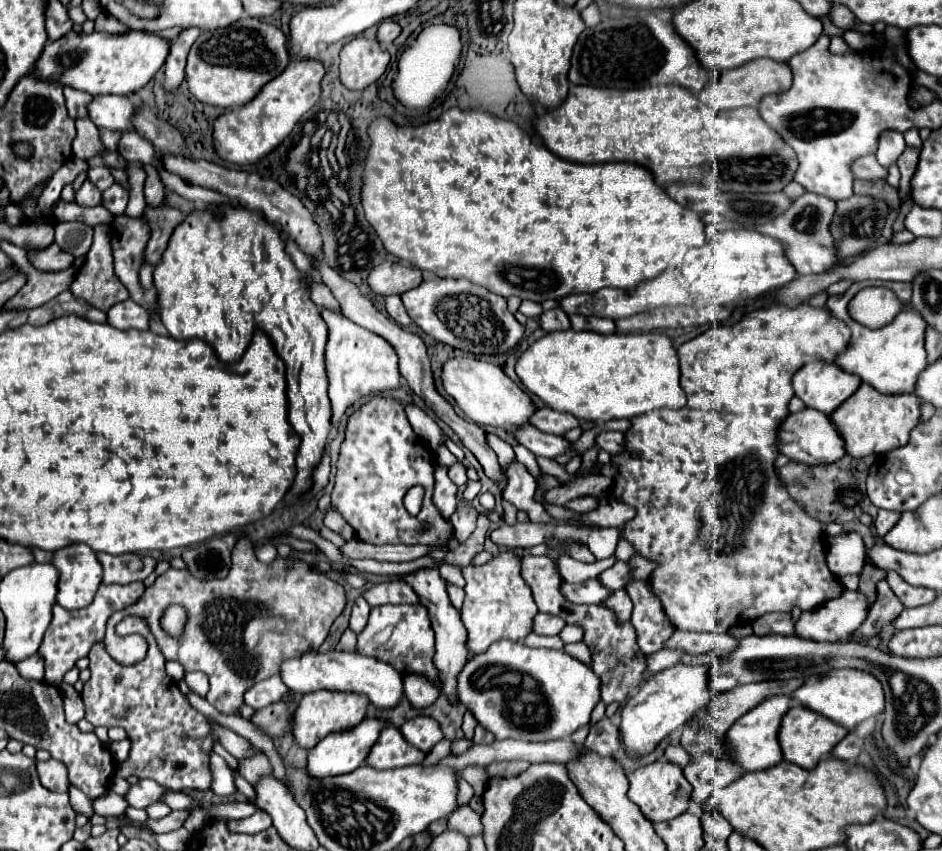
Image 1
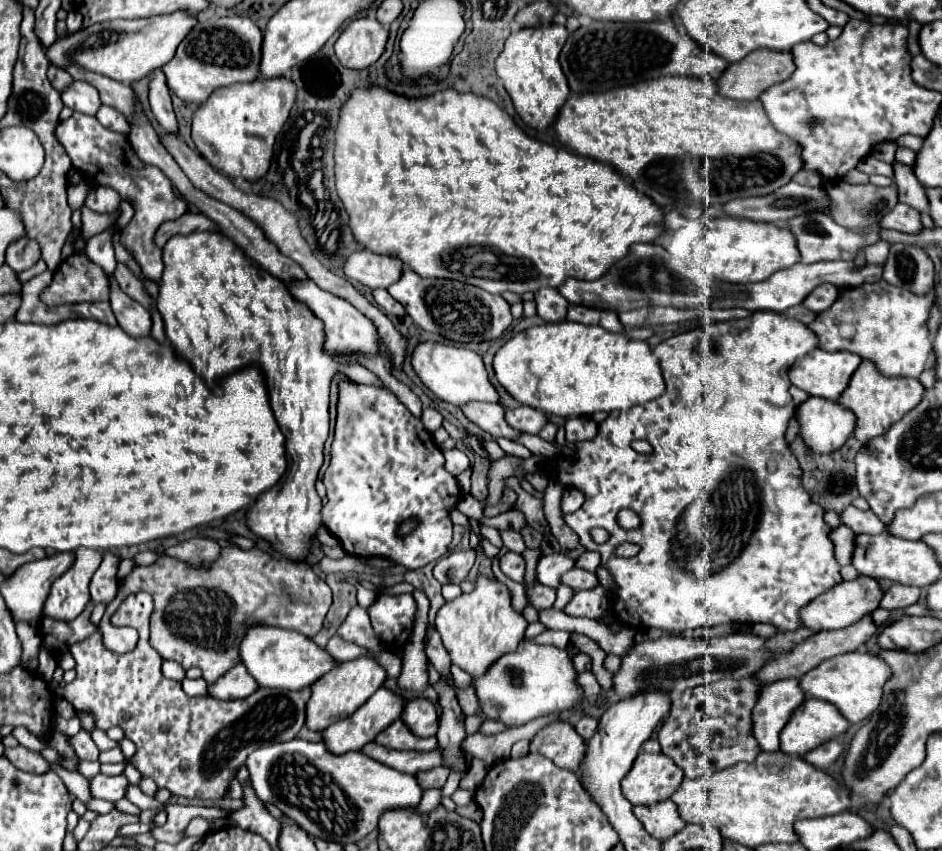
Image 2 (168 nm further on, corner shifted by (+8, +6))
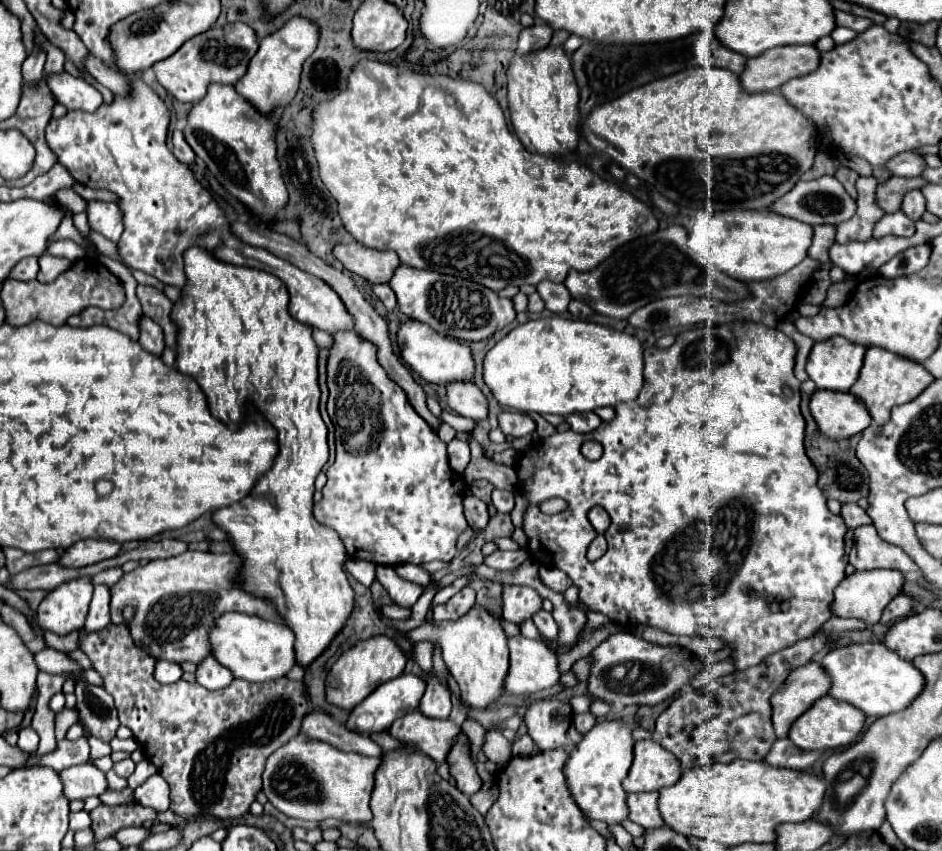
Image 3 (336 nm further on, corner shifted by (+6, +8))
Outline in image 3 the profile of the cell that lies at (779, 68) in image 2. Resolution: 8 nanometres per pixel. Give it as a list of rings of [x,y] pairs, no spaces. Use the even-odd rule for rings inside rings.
[[[777,46],[755,58],[747,58],[745,70],[739,74],[743,92],[773,92],[791,78],[805,76],[819,66],[815,46]]]

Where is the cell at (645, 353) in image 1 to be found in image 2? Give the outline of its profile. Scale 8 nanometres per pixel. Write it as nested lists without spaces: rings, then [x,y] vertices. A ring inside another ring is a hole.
[[[569,320],[531,326],[515,334],[497,350],[493,370],[517,402],[561,418],[629,410],[665,392],[659,362],[645,342]]]

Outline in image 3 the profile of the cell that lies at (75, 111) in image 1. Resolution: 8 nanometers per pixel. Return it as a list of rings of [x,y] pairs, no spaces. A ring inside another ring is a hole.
[[[37,30],[35,34],[35,42],[39,42],[43,46],[43,50],[47,52],[47,62],[45,62],[45,74],[59,74],[59,72],[65,72],[65,54],[55,48],[53,44],[47,42],[47,38]]]

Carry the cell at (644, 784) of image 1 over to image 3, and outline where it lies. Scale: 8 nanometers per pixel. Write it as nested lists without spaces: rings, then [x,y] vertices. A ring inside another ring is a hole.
[[[655,740],[635,742],[633,766],[623,780],[625,792],[651,792],[673,786],[681,778],[679,760]]]

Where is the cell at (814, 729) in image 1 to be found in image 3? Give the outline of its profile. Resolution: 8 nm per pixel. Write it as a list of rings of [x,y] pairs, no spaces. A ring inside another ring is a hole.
[[[823,696],[803,716],[795,720],[795,724],[789,730],[789,740],[803,750],[827,750],[827,748],[849,746],[857,740],[863,724],[865,724],[865,714],[859,712],[855,706],[835,700],[831,696]]]

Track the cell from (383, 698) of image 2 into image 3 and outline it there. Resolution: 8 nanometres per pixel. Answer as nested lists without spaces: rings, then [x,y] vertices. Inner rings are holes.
[[[401,674],[397,676],[395,680],[389,680],[387,684],[375,688],[375,692],[371,692],[371,696],[367,696],[367,700],[359,702],[351,714],[349,714],[349,720],[345,722],[347,730],[355,730],[355,732],[363,732],[363,734],[377,734],[377,732],[383,732],[383,730],[389,730],[391,724],[399,718],[399,716],[405,716],[405,714],[411,714],[417,706],[419,706],[419,700],[425,692],[425,680],[423,678],[417,678],[413,674]]]

